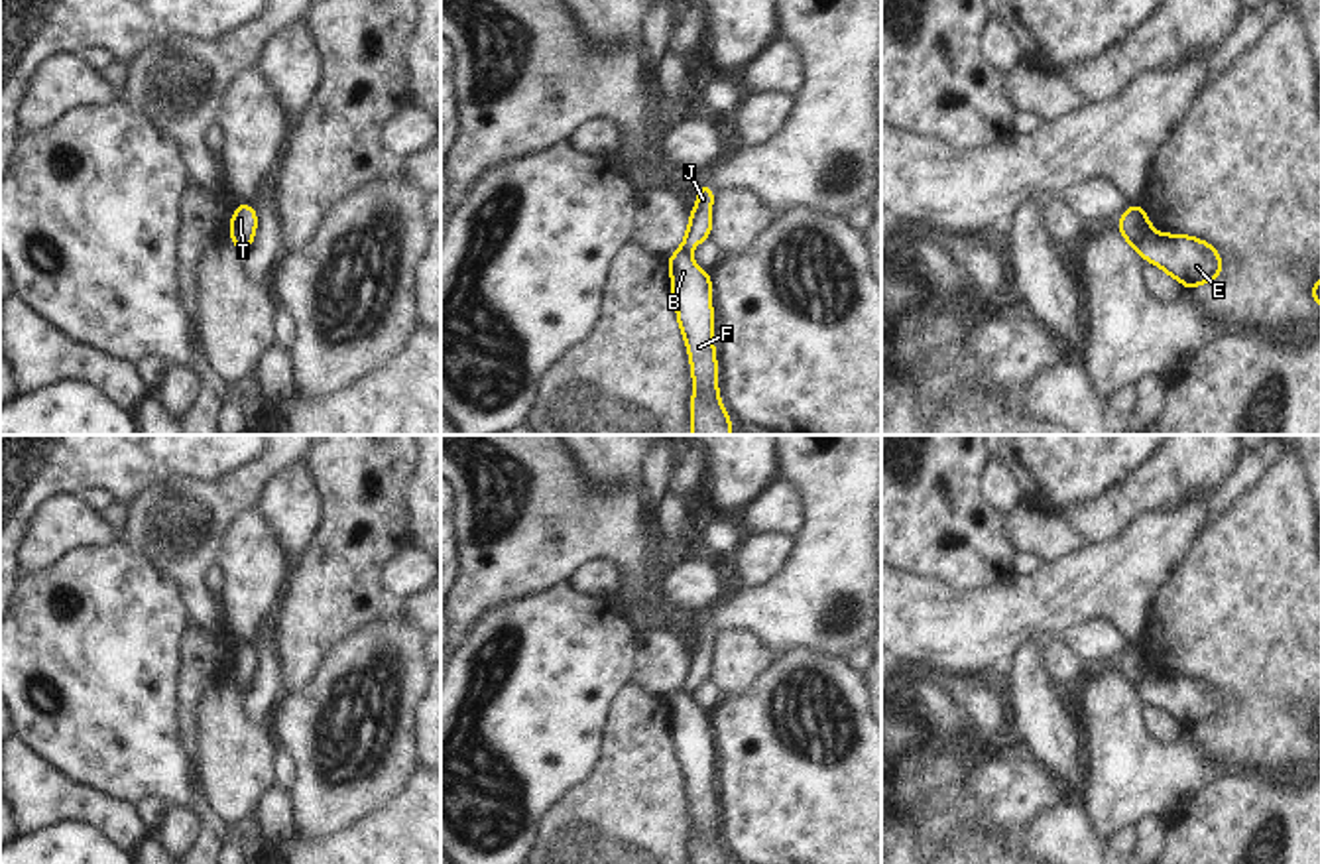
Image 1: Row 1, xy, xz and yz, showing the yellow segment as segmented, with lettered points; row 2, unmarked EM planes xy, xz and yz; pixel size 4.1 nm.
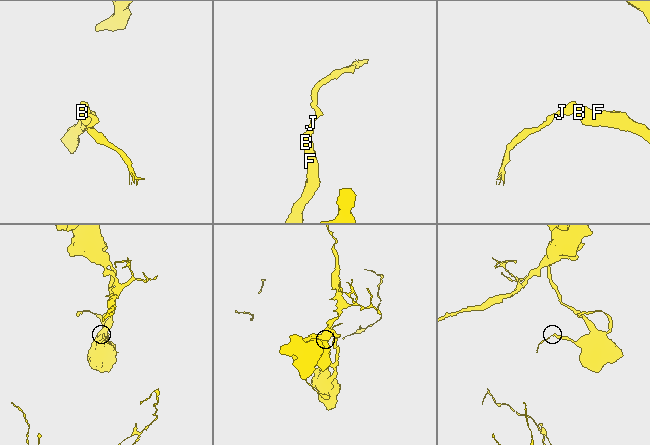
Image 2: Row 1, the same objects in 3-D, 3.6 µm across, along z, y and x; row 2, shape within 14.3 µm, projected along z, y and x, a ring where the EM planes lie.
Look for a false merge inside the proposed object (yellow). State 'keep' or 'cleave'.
cleave

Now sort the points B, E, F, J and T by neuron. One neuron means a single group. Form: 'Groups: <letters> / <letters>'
Groups: B E F / J T

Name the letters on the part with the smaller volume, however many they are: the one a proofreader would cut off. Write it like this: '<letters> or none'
J, T

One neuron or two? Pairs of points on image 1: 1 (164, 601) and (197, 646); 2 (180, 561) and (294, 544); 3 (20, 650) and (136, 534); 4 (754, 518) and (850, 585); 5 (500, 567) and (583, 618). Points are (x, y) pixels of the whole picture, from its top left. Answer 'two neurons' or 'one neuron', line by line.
1: two neurons
2: two neurons
3: two neurons
4: two neurons
5: two neurons

